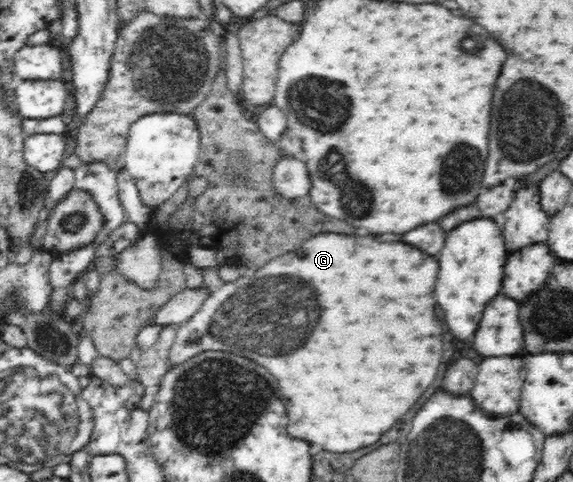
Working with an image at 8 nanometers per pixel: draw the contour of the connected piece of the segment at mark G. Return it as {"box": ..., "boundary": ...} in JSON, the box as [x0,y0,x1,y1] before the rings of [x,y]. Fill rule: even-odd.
{"box":[169,234,443,452],"boundary":[[[321,234],[321,236],[311,237],[302,244],[301,250],[275,257],[267,261],[256,272],[249,271],[248,274],[239,276],[239,279],[233,283],[224,282],[218,276],[216,268],[201,268],[208,295],[201,308],[185,324],[176,328],[175,340],[169,348],[169,364],[170,366],[181,364],[205,351],[237,352],[239,356],[251,358],[251,360],[259,362],[261,366],[265,366],[277,378],[281,392],[283,392],[281,398],[283,398],[283,402],[287,406],[287,414],[289,414],[287,430],[291,436],[307,440],[311,444],[315,442],[329,452],[355,452],[363,446],[375,444],[403,414],[409,412],[409,408],[419,400],[419,396],[431,386],[431,382],[437,376],[441,356],[443,356],[443,344],[441,344],[443,328],[435,316],[435,300],[433,300],[437,270],[439,270],[439,266],[435,262],[435,258],[427,256],[425,252],[421,252],[409,244],[377,242],[367,236],[363,238],[363,236],[341,236],[341,234]]]}

